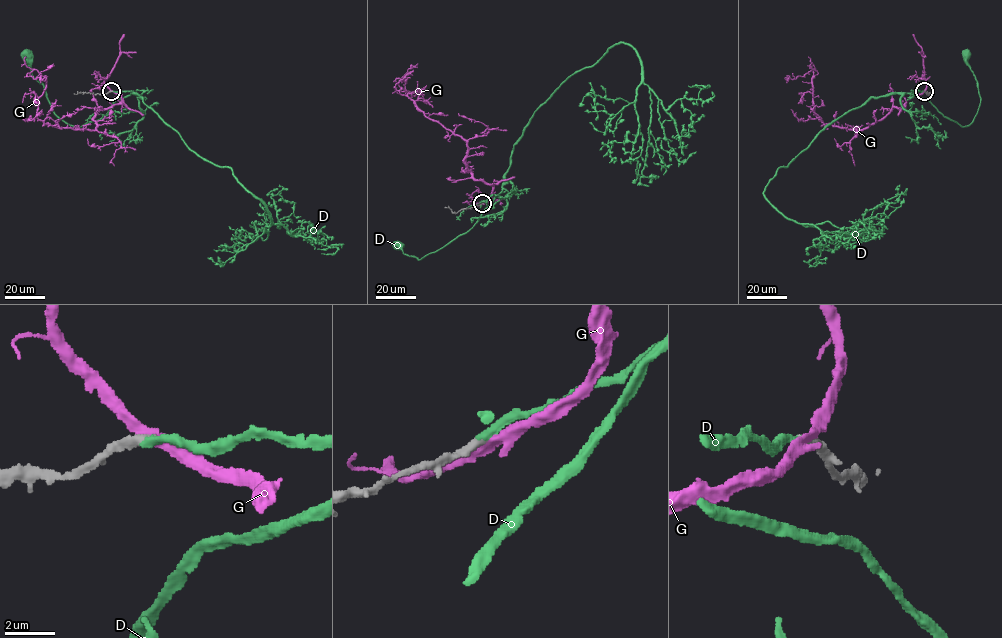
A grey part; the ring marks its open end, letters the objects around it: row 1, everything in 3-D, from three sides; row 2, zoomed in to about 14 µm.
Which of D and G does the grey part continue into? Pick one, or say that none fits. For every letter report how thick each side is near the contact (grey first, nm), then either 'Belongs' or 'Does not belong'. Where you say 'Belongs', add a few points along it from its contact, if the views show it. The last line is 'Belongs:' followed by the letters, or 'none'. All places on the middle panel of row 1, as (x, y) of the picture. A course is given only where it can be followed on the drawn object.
D: Thickness 400 nm (grey) against 320 nm. Belongs. Its course: (482, 203), (505, 190), (470, 229), (420, 259), (406, 255), (399, 245)
G: Thickness 400 nm (grey) against 360 nm. Does not belong
Belongs: D

